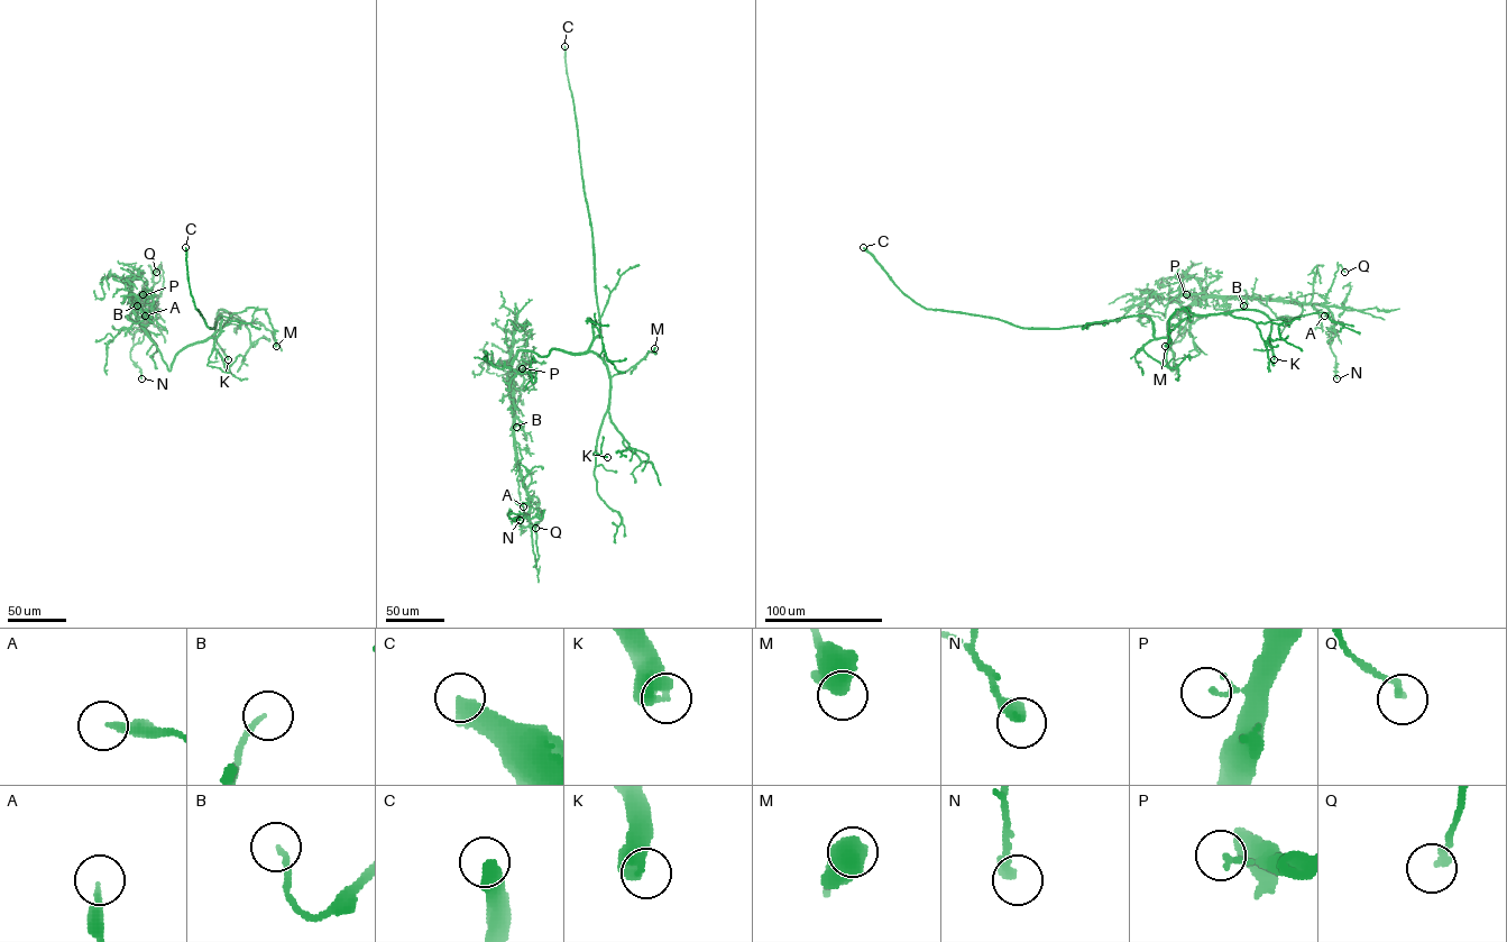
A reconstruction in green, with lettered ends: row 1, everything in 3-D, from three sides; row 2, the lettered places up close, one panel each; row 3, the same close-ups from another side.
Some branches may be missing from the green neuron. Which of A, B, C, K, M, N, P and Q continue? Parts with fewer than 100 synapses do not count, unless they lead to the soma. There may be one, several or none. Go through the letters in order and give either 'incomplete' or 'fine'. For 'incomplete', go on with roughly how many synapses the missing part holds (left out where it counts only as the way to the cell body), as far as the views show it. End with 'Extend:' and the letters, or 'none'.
A: fine
B: fine
C: incomplete; 350 synapses
K: incomplete; 190 synapses
M: fine
N: fine
P: fine
Q: fine
Extend: C, K

